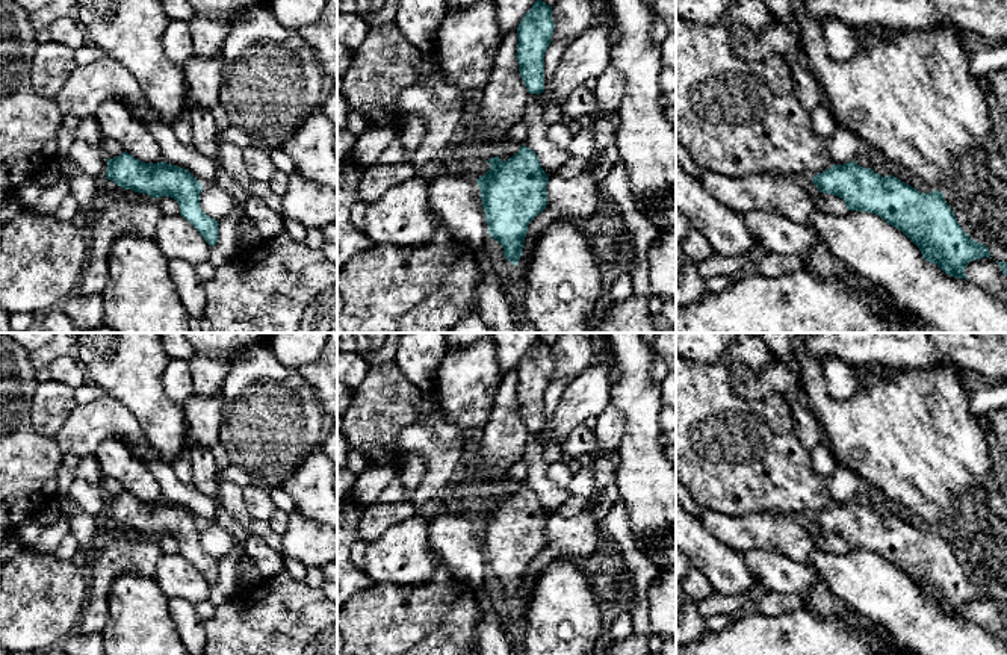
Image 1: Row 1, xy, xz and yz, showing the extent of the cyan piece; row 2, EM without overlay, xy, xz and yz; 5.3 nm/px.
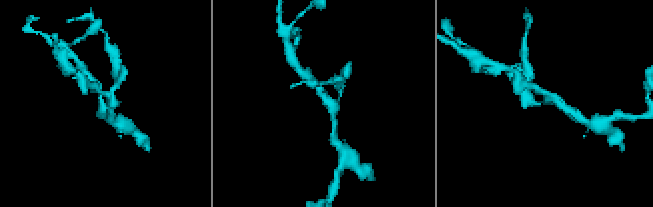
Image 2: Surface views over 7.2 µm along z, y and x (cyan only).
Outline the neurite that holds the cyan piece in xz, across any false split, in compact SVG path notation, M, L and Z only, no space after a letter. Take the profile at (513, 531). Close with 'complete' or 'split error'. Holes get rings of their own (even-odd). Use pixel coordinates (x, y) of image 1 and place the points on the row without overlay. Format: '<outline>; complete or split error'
M522 484L508 499L491 496L490 508L476 519L488 573L504 585L514 605L522 594L529 561L547 545L549 516L535 490Z; complete

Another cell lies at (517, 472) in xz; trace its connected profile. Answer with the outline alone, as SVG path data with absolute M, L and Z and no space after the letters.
M525 457L516 464L513 464L507 472L507 481L499 492L499 498L504 501L513 496L520 489L520 486L525 484L528 472L529 457Z

